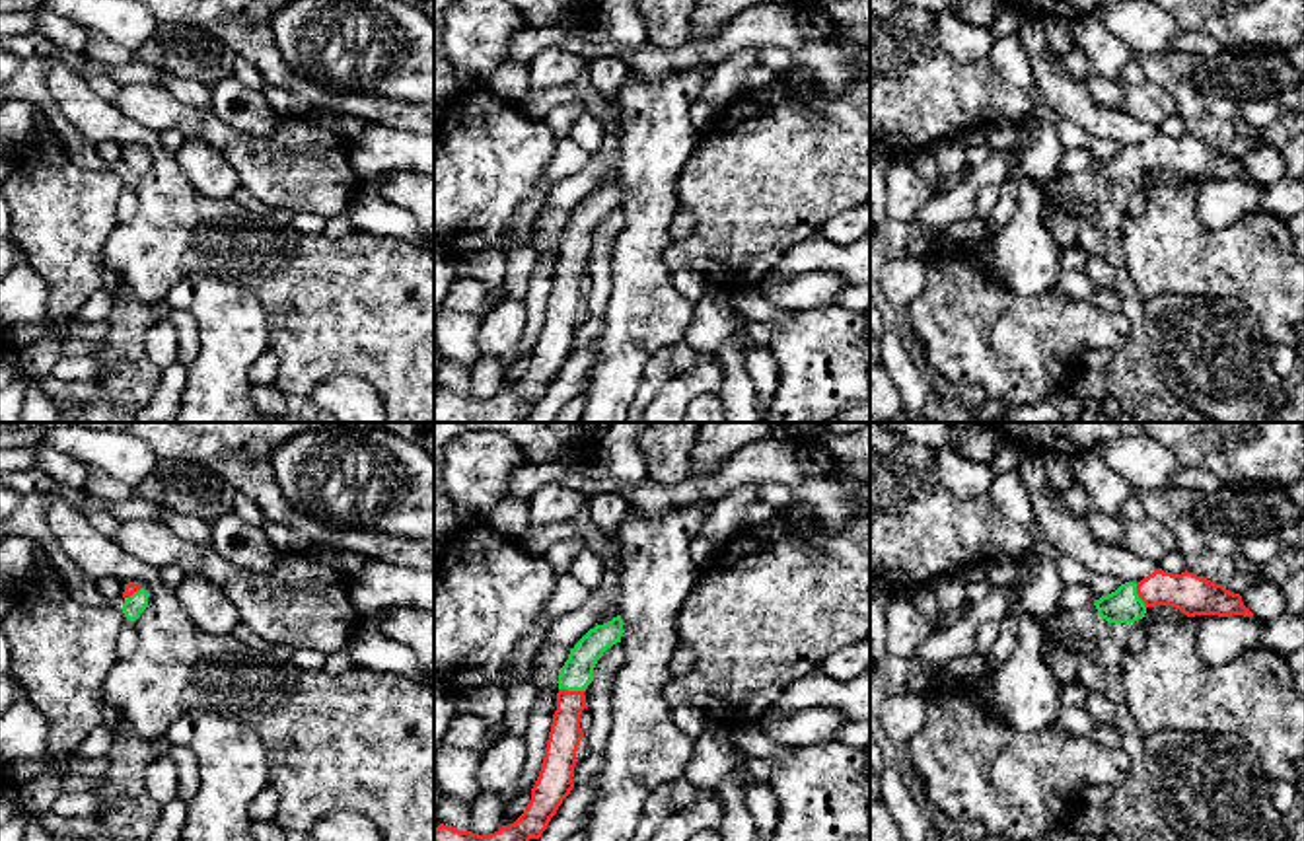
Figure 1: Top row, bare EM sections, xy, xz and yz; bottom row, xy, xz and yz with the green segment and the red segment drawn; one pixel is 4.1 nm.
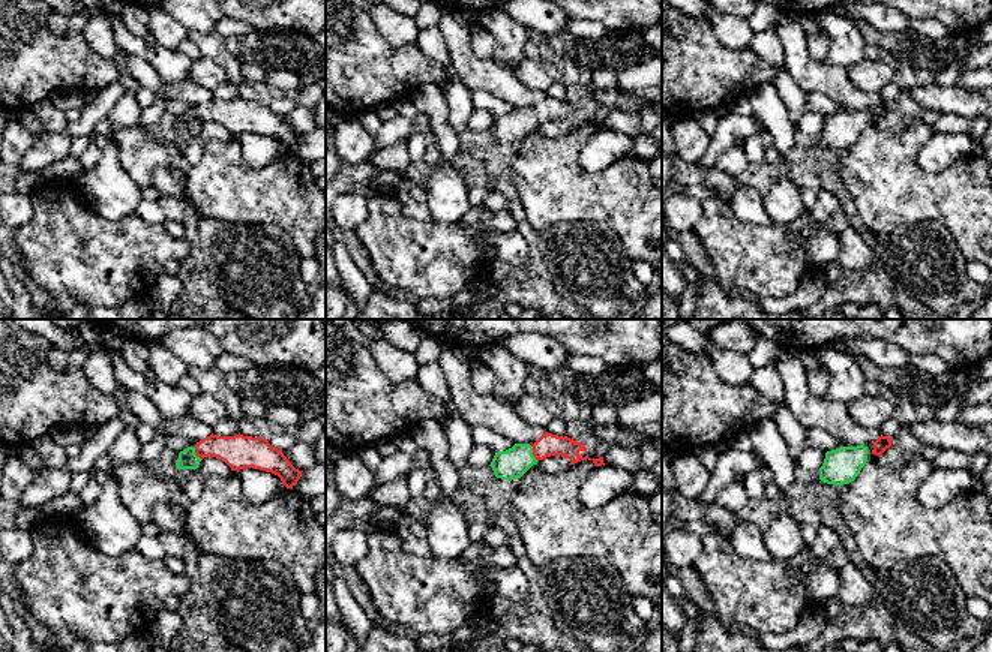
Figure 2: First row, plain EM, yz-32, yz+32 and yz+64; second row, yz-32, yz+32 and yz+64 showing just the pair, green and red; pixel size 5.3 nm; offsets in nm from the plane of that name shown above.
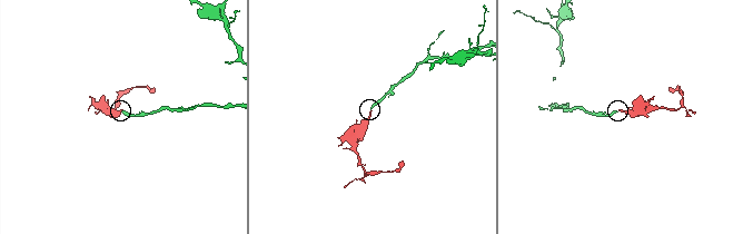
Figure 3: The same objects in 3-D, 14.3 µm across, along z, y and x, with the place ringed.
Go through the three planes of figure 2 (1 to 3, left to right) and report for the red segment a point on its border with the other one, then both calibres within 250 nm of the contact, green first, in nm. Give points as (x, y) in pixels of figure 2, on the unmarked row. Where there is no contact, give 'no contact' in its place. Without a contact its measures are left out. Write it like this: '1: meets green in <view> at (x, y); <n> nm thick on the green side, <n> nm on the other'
1: meets green in yz-32 at (195, 119); 100 nm thick on the green side, 180 nm on the other
2: meets green in yz+32 at (532, 119); 160 nm thick on the green side, 120 nm on the other
3: no contact

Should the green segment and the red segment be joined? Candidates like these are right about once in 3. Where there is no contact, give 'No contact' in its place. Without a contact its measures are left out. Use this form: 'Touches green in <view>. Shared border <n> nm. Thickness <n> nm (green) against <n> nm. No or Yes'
Touches green in xz. Shared border 110 nm. Thickness 140 nm (green) against 130 nm. Yes

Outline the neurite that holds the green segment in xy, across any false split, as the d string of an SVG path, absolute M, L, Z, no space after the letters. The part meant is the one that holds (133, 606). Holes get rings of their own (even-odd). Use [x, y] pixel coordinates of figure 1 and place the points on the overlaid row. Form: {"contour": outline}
{"contour": "M134 582L125 584L123 592L125 603L123 603L123 613L128 621L134 621L140 617L140 613L148 605L148 592L140 588Z"}

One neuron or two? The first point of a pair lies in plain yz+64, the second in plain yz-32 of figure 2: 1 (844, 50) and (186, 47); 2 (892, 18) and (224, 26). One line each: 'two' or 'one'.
1: two
2: two

